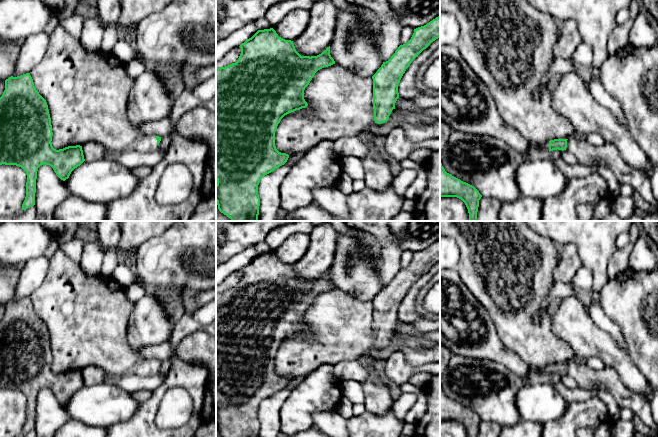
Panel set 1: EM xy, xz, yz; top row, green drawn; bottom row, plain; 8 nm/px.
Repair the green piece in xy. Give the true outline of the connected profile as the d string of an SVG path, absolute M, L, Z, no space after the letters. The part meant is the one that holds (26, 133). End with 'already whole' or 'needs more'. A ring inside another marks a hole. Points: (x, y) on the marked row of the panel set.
M30 73L5 80L5 90L0 97L0 165L16 165L27 175L26 197L22 210L35 205L38 168L49 165L63 181L84 161L82 146L68 146L56 150L52 146L52 125L46 100L34 86Z; already whole

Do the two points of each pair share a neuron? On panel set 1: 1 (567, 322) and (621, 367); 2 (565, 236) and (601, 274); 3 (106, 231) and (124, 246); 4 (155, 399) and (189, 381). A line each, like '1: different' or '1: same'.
1: same
2: same
3: different
4: same

